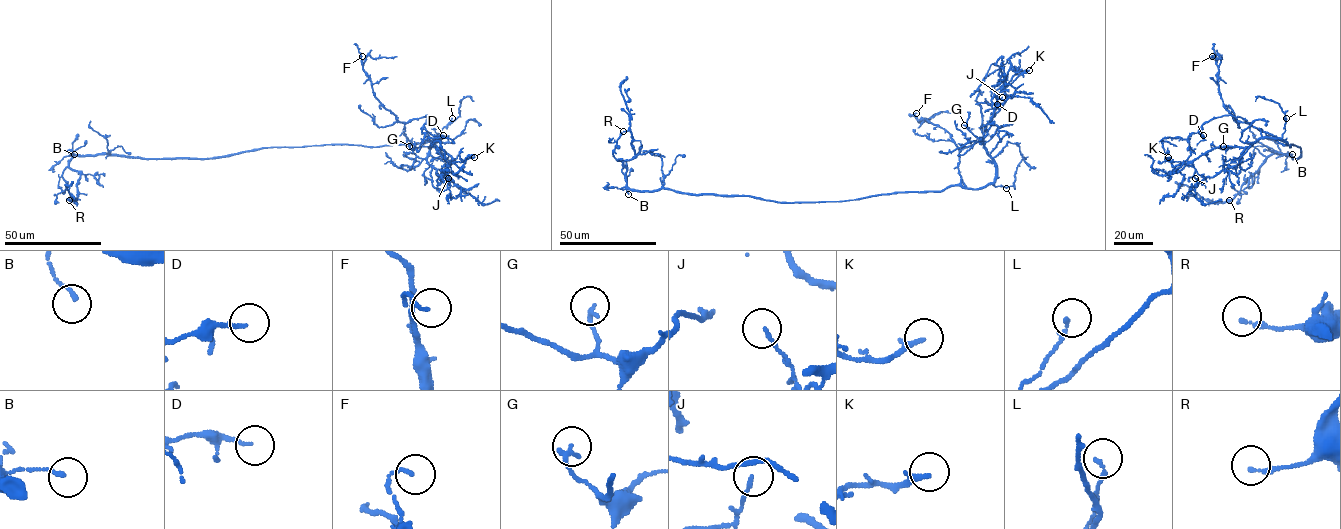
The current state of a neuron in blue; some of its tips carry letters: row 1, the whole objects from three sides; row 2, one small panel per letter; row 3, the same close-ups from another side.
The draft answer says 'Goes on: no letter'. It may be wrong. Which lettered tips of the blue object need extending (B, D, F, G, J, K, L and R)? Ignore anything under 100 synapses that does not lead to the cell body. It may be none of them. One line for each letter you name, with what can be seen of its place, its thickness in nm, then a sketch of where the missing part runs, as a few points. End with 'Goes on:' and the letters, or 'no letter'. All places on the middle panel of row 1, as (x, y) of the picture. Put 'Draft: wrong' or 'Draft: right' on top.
Draft: right
Goes on: no letter

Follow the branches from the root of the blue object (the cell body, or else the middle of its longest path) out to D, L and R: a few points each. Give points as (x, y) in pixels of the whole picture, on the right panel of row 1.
D: (1300, 147), (1285, 145), (1286, 143), (1260, 131), (1242, 117), (1231, 115), (1206, 121), (1201, 126), (1203, 135)
L: (1300, 147), (1284, 145), (1287, 143), (1282, 138), (1286, 118)
R: (1300, 147), (1301, 155), (1297, 159), (1289, 154), (1269, 155), (1229, 200)

